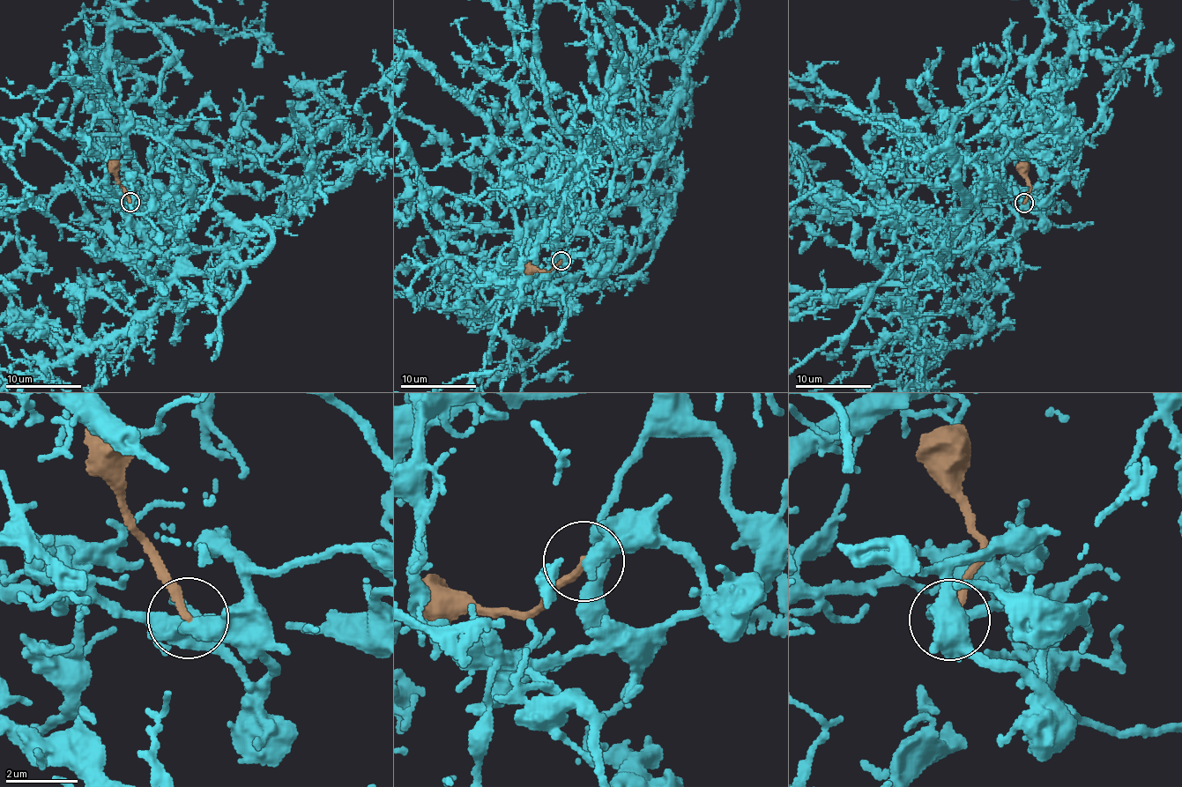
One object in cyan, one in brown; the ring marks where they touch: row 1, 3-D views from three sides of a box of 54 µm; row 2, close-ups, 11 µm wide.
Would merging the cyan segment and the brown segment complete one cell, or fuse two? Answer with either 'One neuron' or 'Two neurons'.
Two neurons

